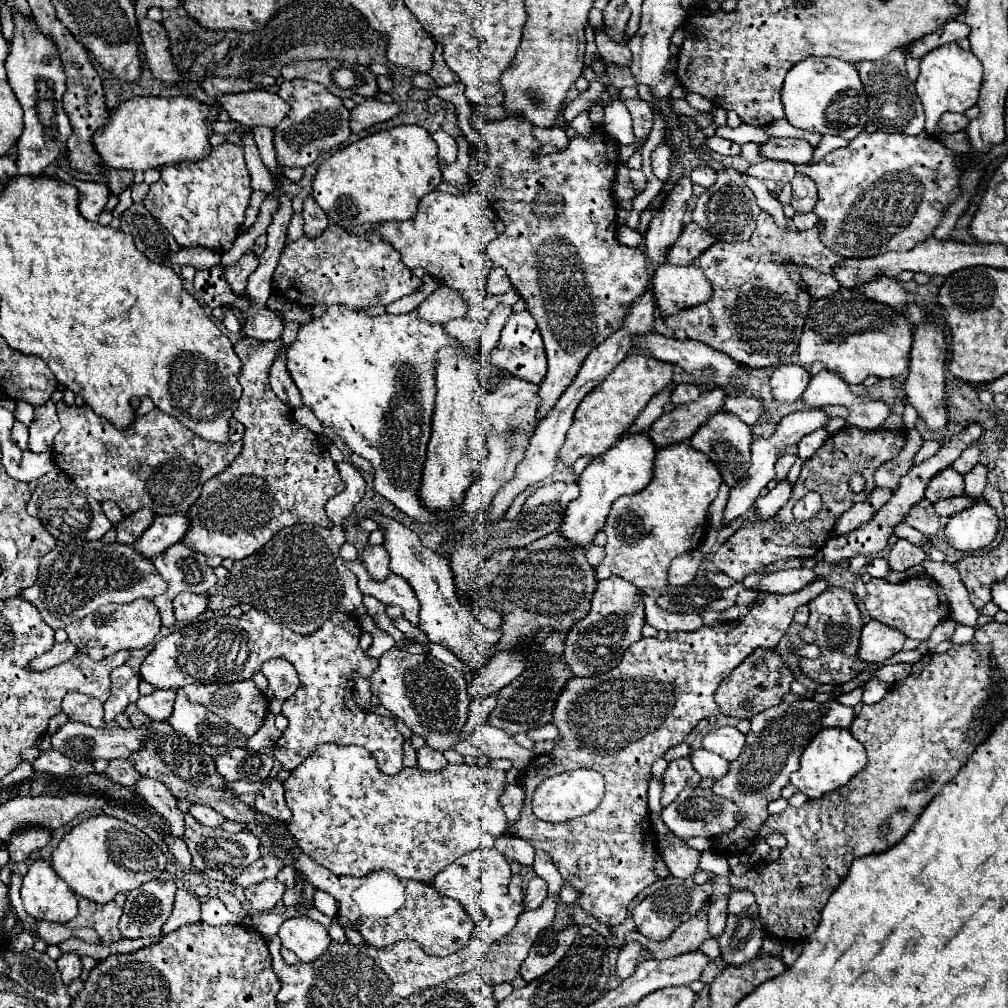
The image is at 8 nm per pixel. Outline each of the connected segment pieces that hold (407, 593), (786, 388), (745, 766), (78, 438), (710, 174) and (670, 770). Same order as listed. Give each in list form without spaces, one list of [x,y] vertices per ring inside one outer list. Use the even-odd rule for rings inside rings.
[[[357,559],[345,561],[345,567],[357,575],[359,589],[365,595],[373,595],[385,605],[399,605],[403,609],[403,615],[407,621],[411,621],[413,625],[419,623],[419,611],[421,611],[419,605],[421,603],[417,601],[417,595],[413,593],[413,587],[409,585],[407,579],[391,573],[389,579],[385,579],[381,583],[373,581],[373,579],[369,579],[369,573],[365,571],[365,567]]]
[[[781,365],[771,375],[771,393],[779,405],[795,403],[809,385],[807,369],[799,365]]]
[[[797,699],[793,703],[779,703],[777,707],[769,707],[757,713],[751,719],[751,731],[747,733],[747,741],[739,759],[729,763],[729,773],[713,783],[713,793],[733,801],[741,811],[741,821],[737,821],[735,829],[715,837],[713,853],[729,857],[735,853],[743,853],[753,839],[757,837],[767,815],[767,805],[781,797],[781,789],[789,783],[789,775],[799,769],[799,757],[809,741],[825,727],[849,727],[853,721],[853,709],[841,705],[839,701],[817,703],[813,699]]]
[[[57,401],[57,413],[61,421],[61,431],[55,435],[53,457],[55,465],[65,471],[71,481],[85,491],[87,495],[95,497],[97,501],[115,501],[119,503],[123,515],[129,515],[137,509],[151,509],[157,515],[171,515],[171,513],[185,513],[201,493],[201,487],[207,479],[215,477],[217,473],[225,471],[229,463],[241,453],[243,447],[243,433],[239,421],[229,421],[229,441],[227,443],[211,443],[195,435],[191,429],[181,425],[175,417],[153,409],[151,413],[135,419],[131,427],[117,429],[111,421],[99,417],[89,405],[67,405],[65,401]]]
[[[699,165],[691,173],[691,181],[695,185],[701,185],[701,187],[711,187],[717,181],[717,171],[713,167],[709,167],[709,165]]]
[[[687,757],[683,759],[675,759],[669,763],[665,775],[663,775],[663,797],[661,797],[661,805],[667,807],[685,787],[697,787],[701,781],[701,777],[697,775],[697,771],[693,771],[691,763]]]

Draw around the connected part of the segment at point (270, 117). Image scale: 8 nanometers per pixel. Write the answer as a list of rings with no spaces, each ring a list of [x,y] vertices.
[[[263,89],[225,93],[219,97],[219,101],[231,119],[241,121],[247,127],[265,125],[273,129],[285,117],[285,113],[289,113],[287,101]]]

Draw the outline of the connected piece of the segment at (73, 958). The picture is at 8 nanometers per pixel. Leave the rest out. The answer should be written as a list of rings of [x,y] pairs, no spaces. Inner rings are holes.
[[[65,953],[57,959],[57,965],[59,965],[59,973],[61,973],[61,979],[63,979],[63,985],[69,987],[79,975],[81,975],[81,959],[79,955],[73,955],[73,953]]]

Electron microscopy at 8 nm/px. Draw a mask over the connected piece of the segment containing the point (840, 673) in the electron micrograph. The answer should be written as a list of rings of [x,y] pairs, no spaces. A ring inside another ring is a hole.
[[[827,587],[807,607],[809,607],[811,615],[805,625],[807,631],[801,631],[801,637],[807,643],[819,645],[821,657],[801,661],[801,669],[819,683],[847,683],[847,681],[851,681],[855,677],[855,673],[861,669],[861,663],[857,663],[857,643],[859,643],[861,627],[863,627],[861,613],[855,605],[853,593],[847,589],[841,589],[841,587]]]

